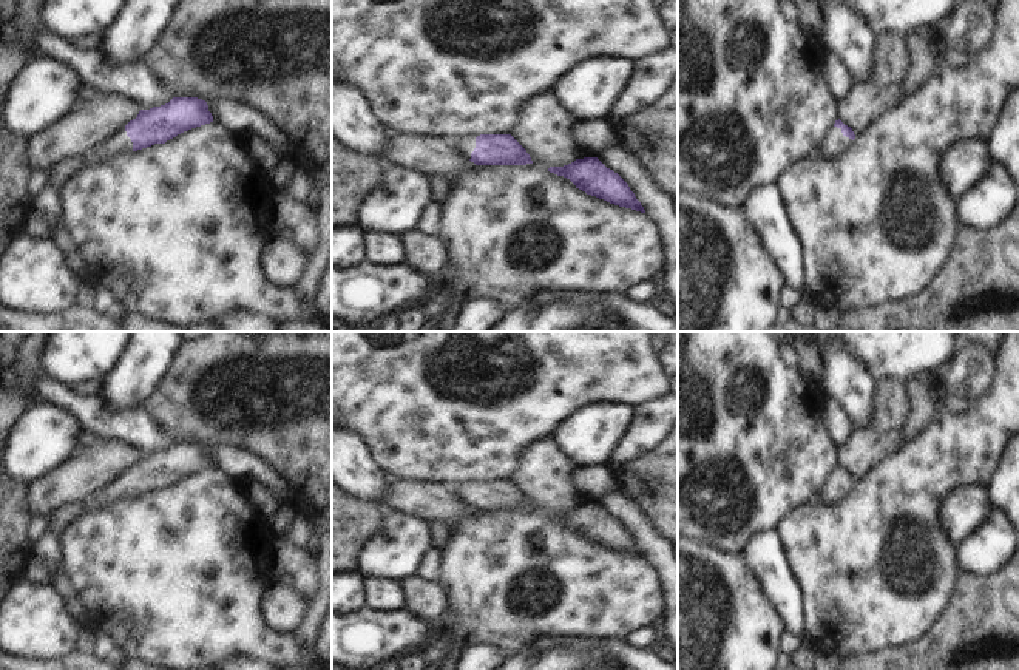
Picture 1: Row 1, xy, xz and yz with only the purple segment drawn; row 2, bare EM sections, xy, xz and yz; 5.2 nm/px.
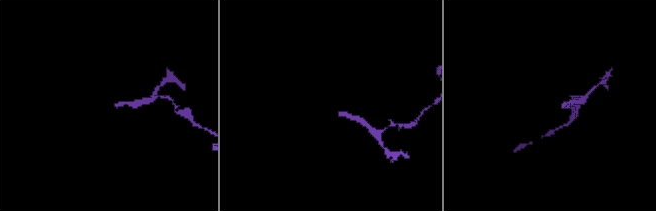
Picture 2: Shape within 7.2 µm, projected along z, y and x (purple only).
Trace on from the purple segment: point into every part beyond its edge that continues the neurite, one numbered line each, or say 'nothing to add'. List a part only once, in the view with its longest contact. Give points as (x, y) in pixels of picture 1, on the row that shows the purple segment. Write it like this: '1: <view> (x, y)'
1: xy (119, 142)

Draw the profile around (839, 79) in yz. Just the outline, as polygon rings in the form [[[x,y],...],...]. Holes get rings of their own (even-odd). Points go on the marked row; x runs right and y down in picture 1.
[[[826,54],[823,74],[826,77],[829,91],[837,103],[851,93],[854,76],[837,56]]]

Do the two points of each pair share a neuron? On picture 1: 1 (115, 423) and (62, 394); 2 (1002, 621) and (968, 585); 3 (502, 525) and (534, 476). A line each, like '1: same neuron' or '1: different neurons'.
1: same neuron
2: same neuron
3: same neuron

